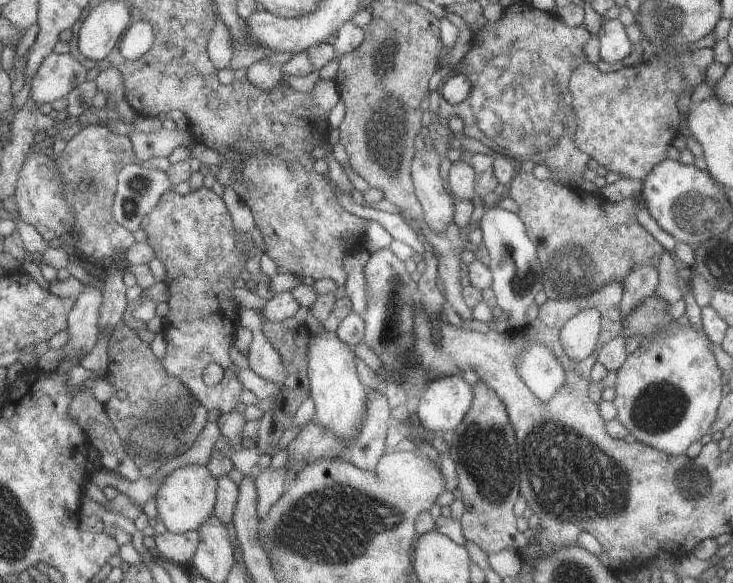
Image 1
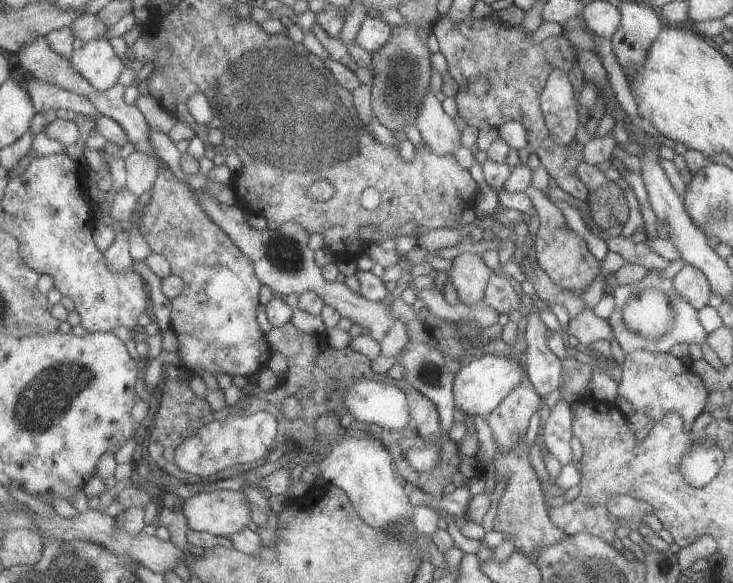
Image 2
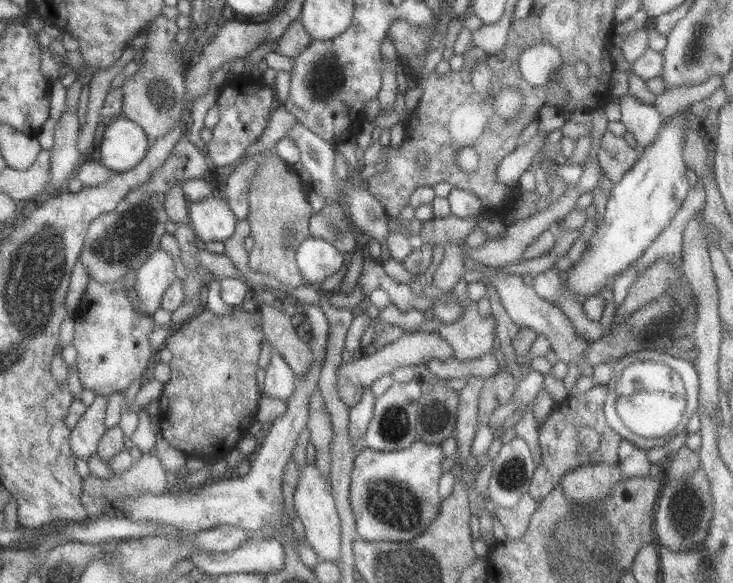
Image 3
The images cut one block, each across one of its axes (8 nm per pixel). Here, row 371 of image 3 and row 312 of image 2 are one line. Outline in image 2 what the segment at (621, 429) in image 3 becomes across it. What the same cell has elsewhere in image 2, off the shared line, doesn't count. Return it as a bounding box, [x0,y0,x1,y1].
[607,269,707,355]

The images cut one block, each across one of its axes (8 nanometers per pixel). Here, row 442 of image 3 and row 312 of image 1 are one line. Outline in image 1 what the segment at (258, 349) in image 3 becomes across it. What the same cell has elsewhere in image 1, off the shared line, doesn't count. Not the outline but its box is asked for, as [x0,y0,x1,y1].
[143,187,252,413]

